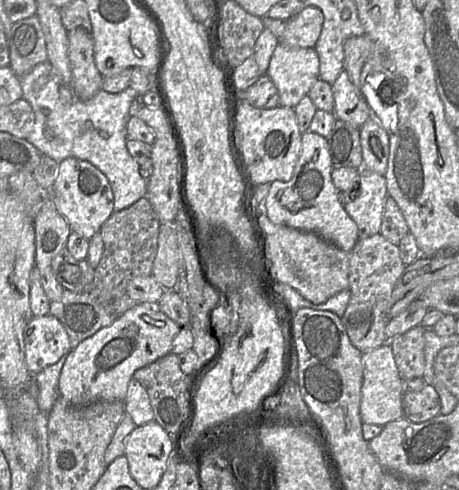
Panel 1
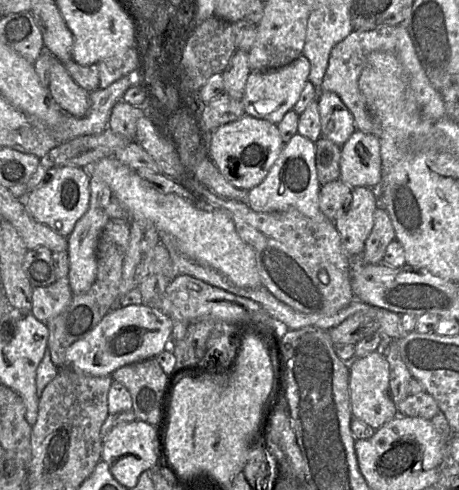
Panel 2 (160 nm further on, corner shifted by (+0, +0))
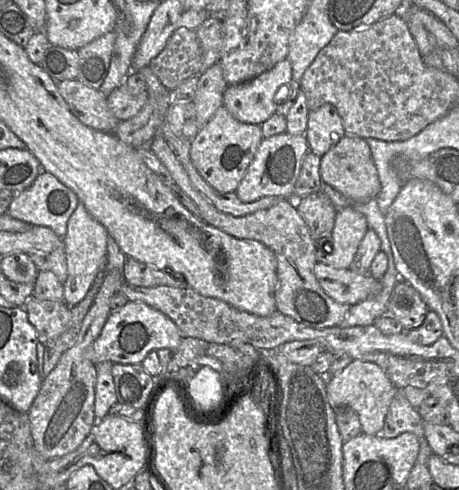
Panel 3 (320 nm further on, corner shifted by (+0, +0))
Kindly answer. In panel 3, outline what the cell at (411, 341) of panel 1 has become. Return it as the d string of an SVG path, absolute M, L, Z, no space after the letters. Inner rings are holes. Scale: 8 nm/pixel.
M397 389L383 427L375 435L383 438L395 438L404 432L411 432L417 436L420 444L419 437L425 437L422 430L423 422L418 409L410 404L403 389Z

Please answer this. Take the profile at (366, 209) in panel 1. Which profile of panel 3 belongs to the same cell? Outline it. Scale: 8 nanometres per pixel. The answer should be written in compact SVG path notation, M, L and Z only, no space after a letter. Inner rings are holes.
M354 207L338 210L331 235L317 241L317 262L349 268L368 229L366 217Z

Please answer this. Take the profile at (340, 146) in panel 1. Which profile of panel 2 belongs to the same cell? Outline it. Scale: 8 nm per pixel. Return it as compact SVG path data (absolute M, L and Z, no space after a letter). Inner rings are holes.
M322 137L316 141L315 164L321 186L340 178L341 147Z

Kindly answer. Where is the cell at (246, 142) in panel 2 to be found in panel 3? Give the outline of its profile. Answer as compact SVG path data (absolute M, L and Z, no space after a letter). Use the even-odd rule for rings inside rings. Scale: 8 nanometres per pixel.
M221 106L190 141L190 158L213 188L220 192L235 192L262 140L260 125L240 122Z

